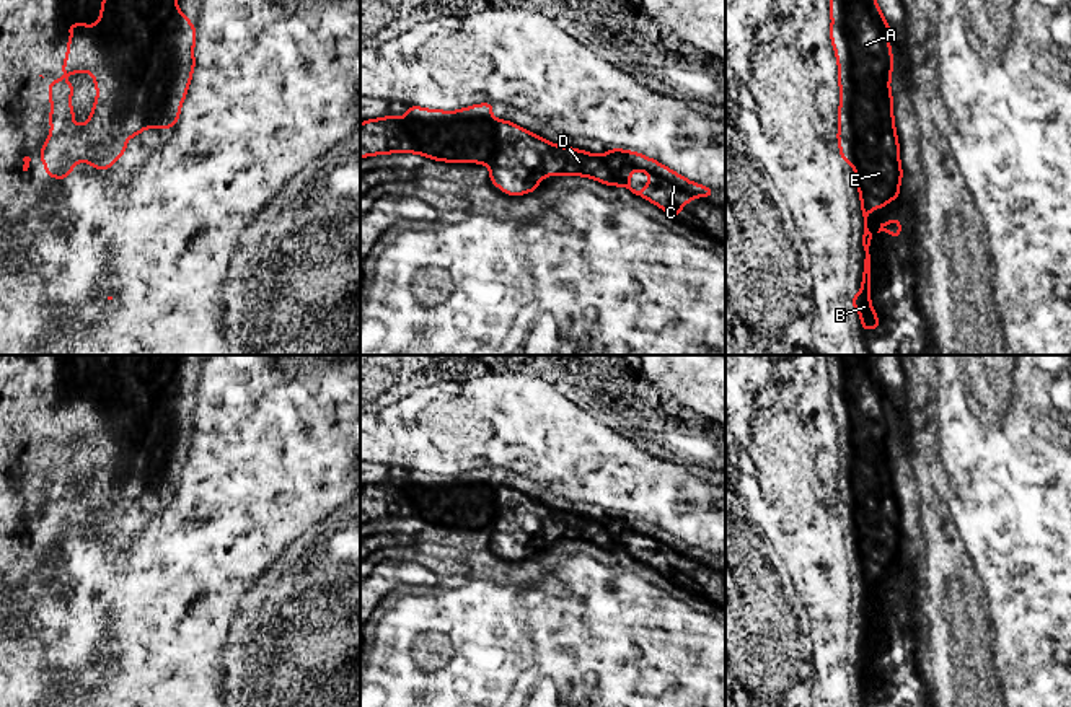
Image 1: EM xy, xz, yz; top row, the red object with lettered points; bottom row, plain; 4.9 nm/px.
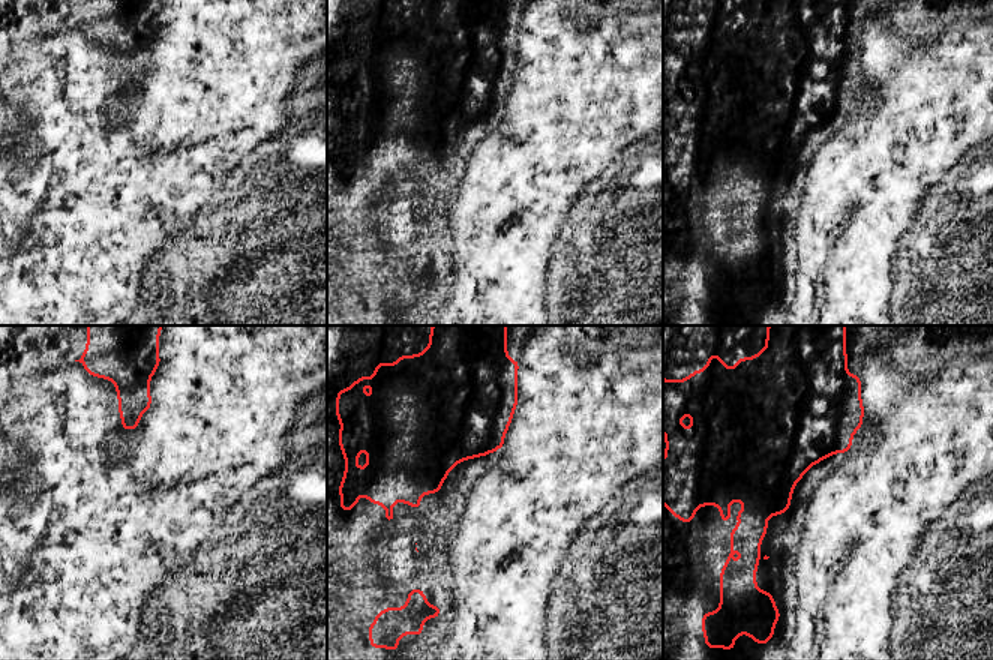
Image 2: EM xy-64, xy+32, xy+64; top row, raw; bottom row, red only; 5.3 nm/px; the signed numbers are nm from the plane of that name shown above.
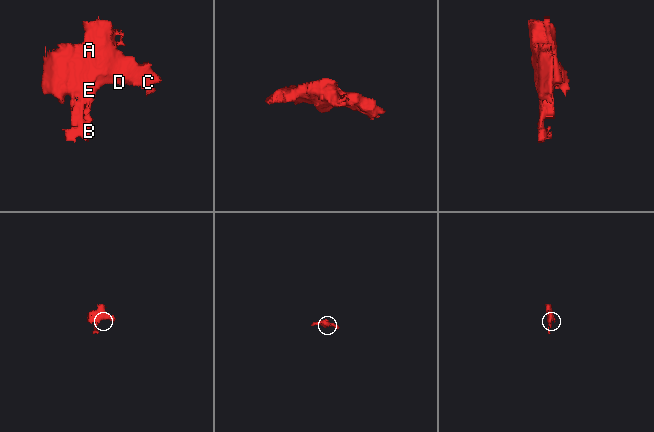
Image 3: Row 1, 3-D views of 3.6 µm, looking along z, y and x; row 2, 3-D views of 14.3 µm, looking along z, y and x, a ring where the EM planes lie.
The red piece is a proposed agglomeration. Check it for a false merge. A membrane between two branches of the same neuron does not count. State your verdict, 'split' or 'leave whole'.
split

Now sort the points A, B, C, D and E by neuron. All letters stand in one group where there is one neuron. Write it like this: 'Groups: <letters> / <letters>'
Groups: A C D / B E

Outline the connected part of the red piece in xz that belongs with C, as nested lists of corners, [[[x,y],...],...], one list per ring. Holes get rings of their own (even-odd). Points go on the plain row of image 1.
[[[483,469],[463,472],[460,477],[468,479],[468,528],[487,529],[491,534],[489,547],[496,549],[505,560],[533,557],[544,541],[584,541],[611,552],[624,551],[632,559],[659,570],[675,585],[680,582],[680,573],[694,562],[716,560],[714,554],[691,547],[665,529],[631,515],[610,513],[606,520],[593,520],[579,513],[554,510],[513,487],[486,481]],[[632,536],[646,536],[650,541],[642,556],[631,552],[629,539]]]

